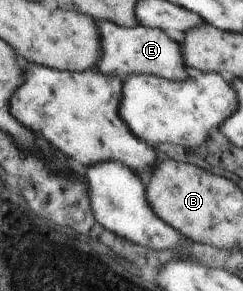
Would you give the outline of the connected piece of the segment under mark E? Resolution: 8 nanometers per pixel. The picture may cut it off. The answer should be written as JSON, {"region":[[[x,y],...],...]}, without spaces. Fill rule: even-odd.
{"region":[[[97,22],[101,26],[101,38],[105,46],[105,60],[101,60],[101,66],[98,68],[101,72],[108,73],[109,76],[119,76],[124,81],[136,74],[150,74],[177,82],[185,82],[191,78],[191,68],[185,60],[185,50],[168,32],[145,25],[129,28],[116,22]]]}

